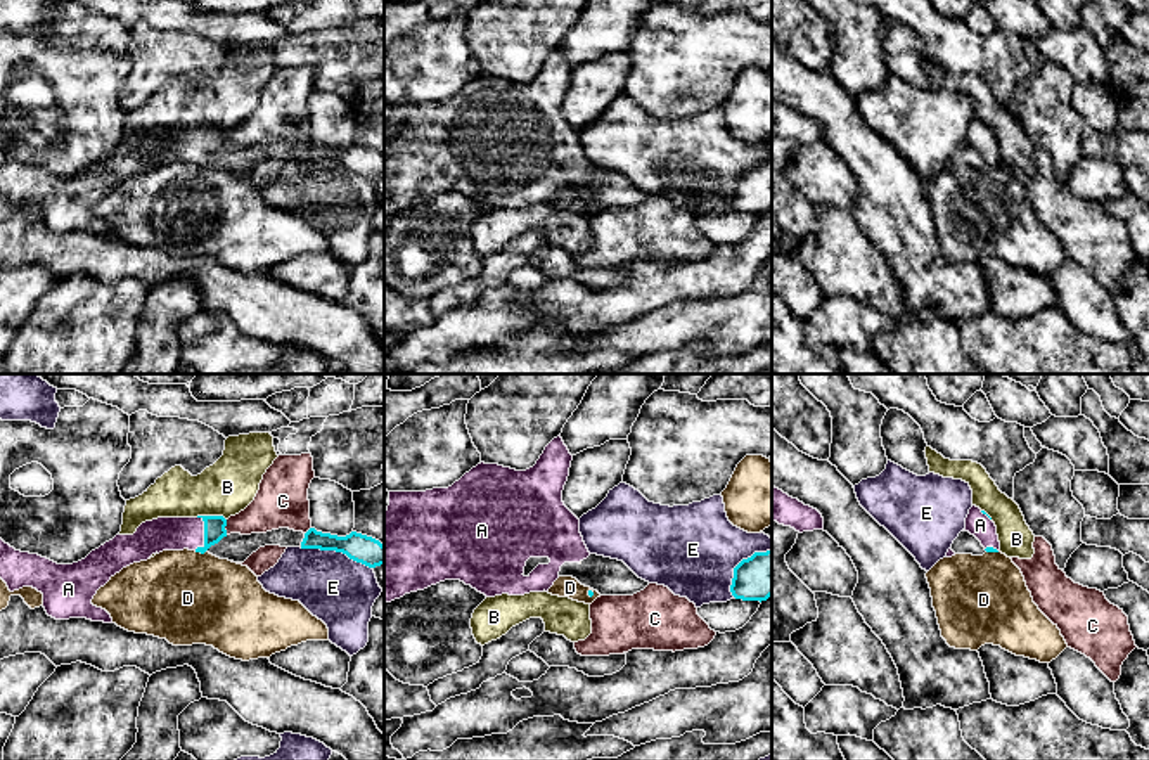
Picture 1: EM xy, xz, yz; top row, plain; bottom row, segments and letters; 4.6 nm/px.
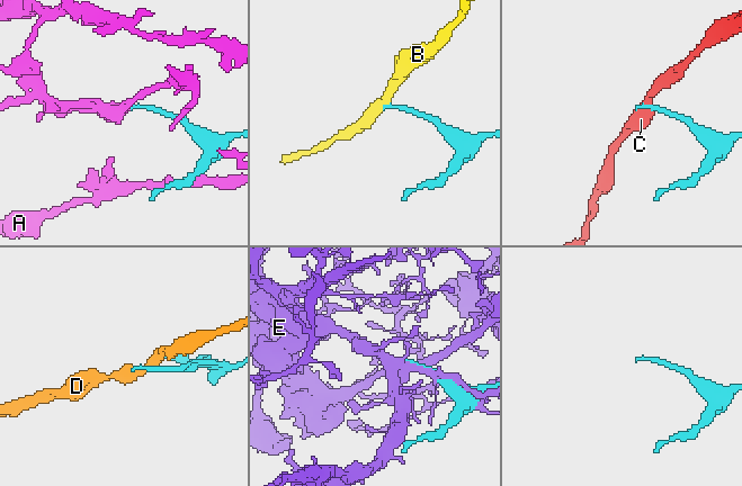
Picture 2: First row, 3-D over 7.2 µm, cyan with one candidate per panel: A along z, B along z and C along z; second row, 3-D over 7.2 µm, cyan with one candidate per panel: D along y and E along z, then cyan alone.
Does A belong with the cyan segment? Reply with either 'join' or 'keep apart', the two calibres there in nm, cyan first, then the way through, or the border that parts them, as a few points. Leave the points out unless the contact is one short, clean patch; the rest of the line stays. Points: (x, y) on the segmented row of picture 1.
join; 100 nm thick on the cyan side, 160 nm on the other; runs through xy (215, 530), (205, 535), (165, 534)

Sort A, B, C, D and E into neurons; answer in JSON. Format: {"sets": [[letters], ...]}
{"sets": [["A"], ["B"], ["C"], ["D"], ["E"]]}

